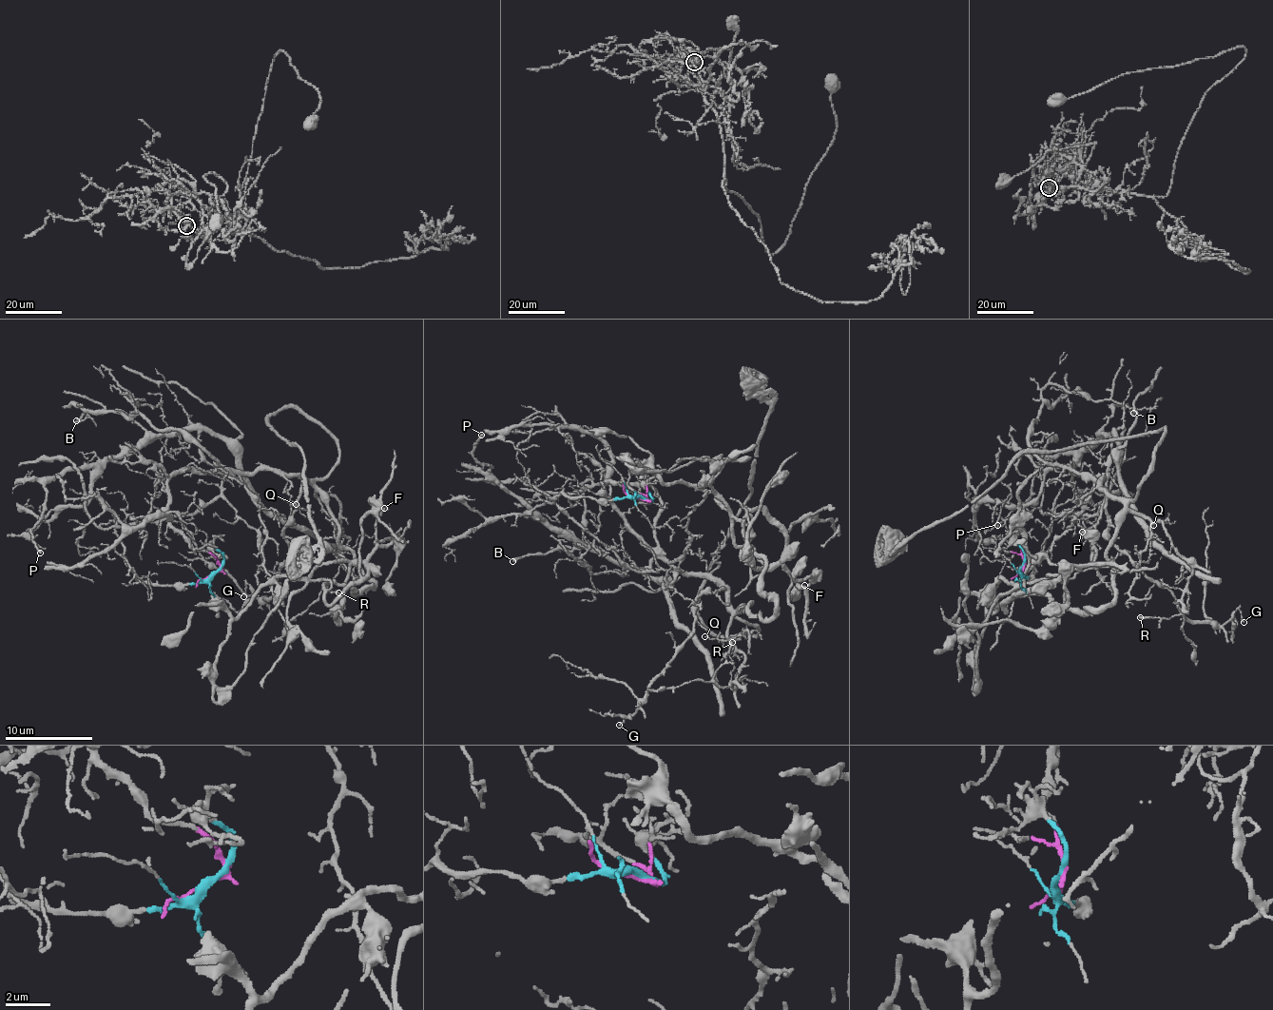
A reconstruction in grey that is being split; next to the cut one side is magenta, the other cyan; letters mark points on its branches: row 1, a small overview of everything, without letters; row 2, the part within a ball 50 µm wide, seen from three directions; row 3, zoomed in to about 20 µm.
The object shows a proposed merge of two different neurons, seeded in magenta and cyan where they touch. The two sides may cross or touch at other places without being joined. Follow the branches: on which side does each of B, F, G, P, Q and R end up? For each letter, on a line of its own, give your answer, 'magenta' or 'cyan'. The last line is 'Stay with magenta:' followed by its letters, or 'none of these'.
B: cyan
F: magenta
G: magenta
P: cyan
Q: magenta
R: magenta
Stay with magenta: F, G, Q, R

